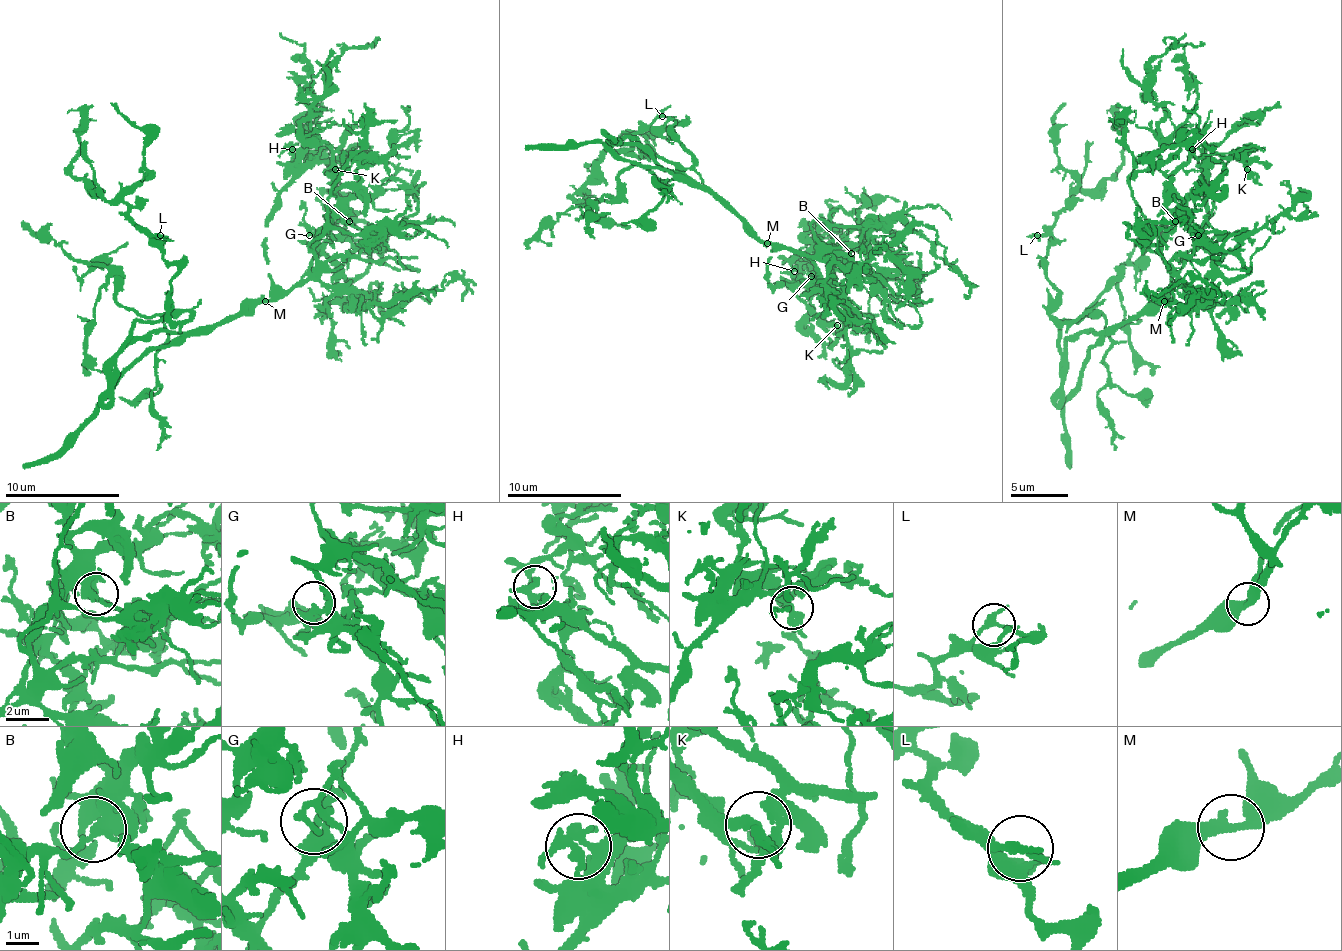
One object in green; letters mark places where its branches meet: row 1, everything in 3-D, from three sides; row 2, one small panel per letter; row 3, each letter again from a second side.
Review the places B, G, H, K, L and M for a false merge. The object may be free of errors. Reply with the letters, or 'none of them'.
none of them

